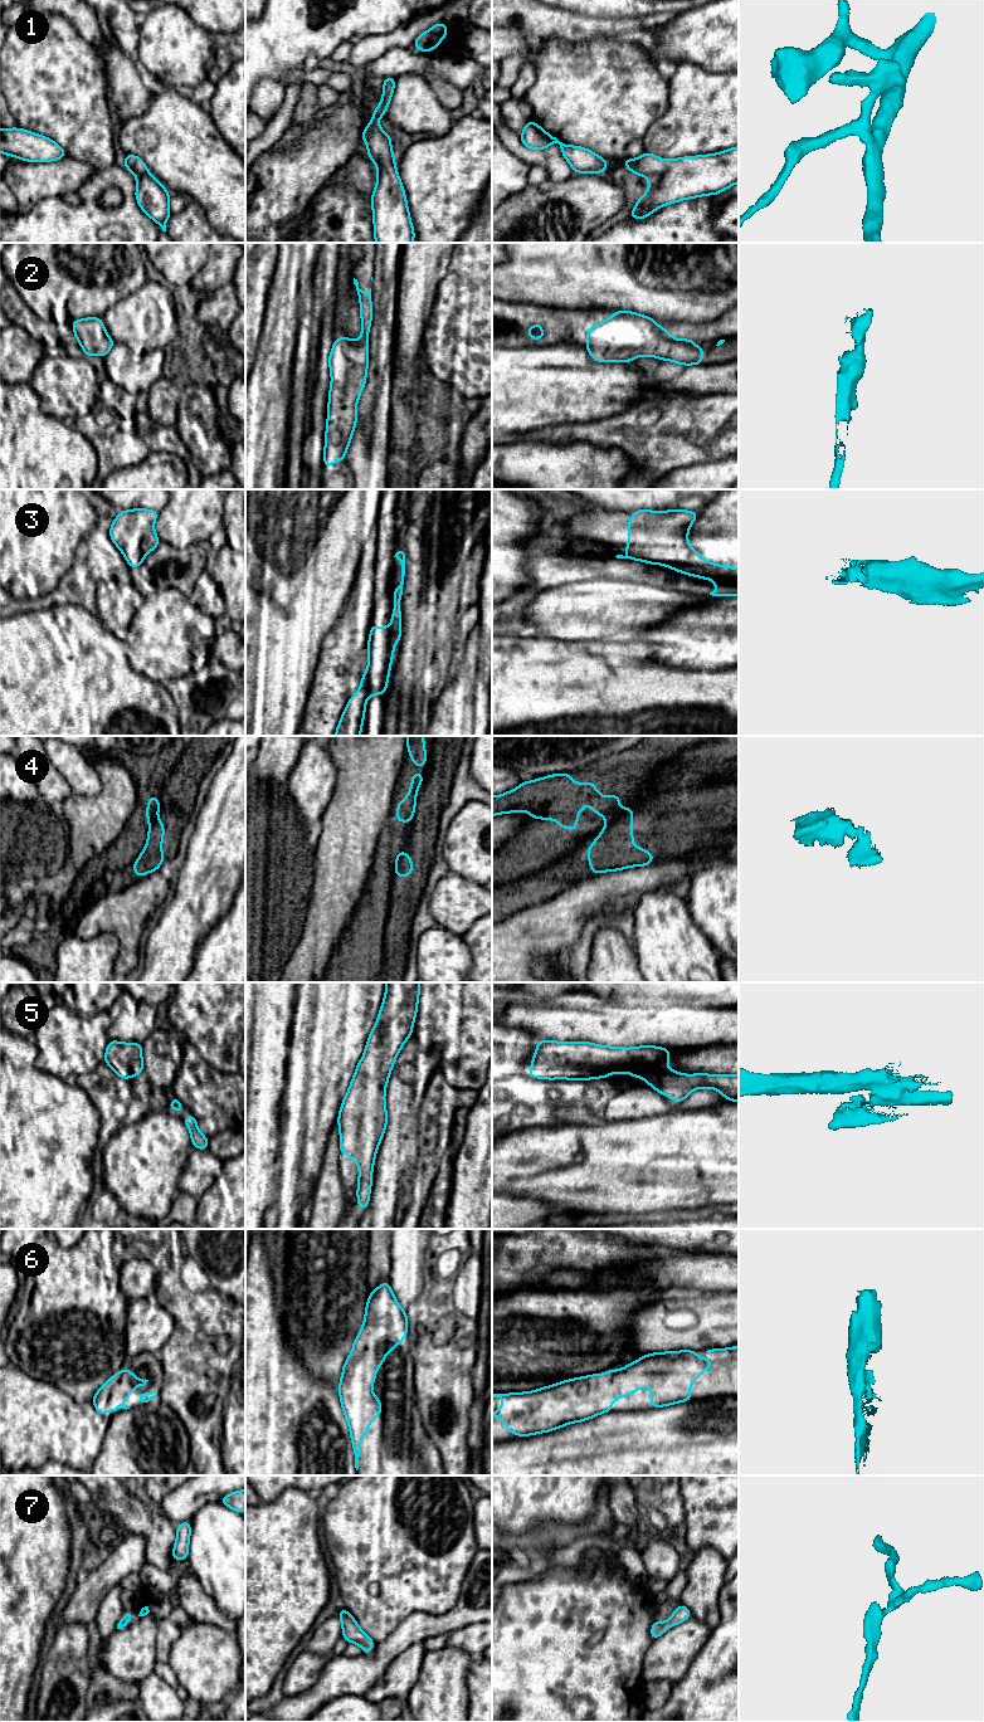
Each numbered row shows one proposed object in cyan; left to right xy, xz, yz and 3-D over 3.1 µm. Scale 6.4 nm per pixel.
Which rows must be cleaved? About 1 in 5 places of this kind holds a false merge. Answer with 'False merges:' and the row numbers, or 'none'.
False merges: 4

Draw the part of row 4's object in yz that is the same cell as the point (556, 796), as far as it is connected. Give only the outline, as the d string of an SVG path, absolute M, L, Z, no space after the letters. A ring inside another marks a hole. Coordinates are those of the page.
M569 772L523 781L516 789L492 796L492 816L528 811L532 820L555 820L561 829L575 831L584 803L610 823L619 811L620 795L601 797L593 781L578 784Z

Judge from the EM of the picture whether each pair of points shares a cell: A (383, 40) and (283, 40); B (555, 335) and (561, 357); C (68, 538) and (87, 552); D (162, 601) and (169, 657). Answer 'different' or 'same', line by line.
A: different
B: different
C: different
D: same

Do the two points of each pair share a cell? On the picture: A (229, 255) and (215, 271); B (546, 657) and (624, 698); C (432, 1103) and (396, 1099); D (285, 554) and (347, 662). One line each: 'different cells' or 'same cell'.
A: same cell
B: same cell
C: different cells
D: different cells

